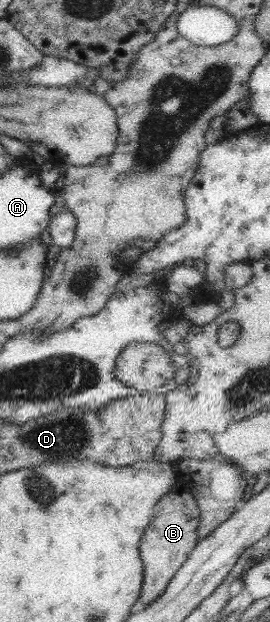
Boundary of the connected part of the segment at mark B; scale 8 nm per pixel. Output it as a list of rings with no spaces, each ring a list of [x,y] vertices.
[[[177,460],[170,462],[170,466],[177,473],[176,482],[157,502],[154,520],[143,532],[139,542],[140,556],[144,565],[140,598],[147,605],[164,592],[174,574],[186,562],[188,555],[199,542],[197,526],[199,525],[200,506],[190,490],[190,482],[184,482],[177,462]]]

